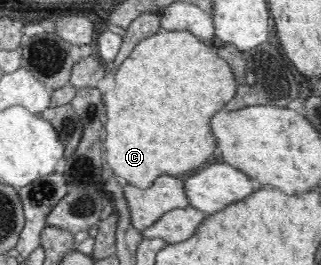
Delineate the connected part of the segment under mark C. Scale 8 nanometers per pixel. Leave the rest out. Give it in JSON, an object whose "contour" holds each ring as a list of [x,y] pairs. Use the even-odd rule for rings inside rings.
{"contour":[[[159,31],[151,33],[132,47],[132,52],[115,73],[113,91],[102,95],[107,109],[104,160],[119,177],[131,185],[148,187],[158,174],[183,178],[204,163],[218,160],[215,138],[208,129],[208,119],[219,110],[230,107],[237,93],[237,81],[232,69],[216,52],[215,45],[199,40],[189,31]]]}

